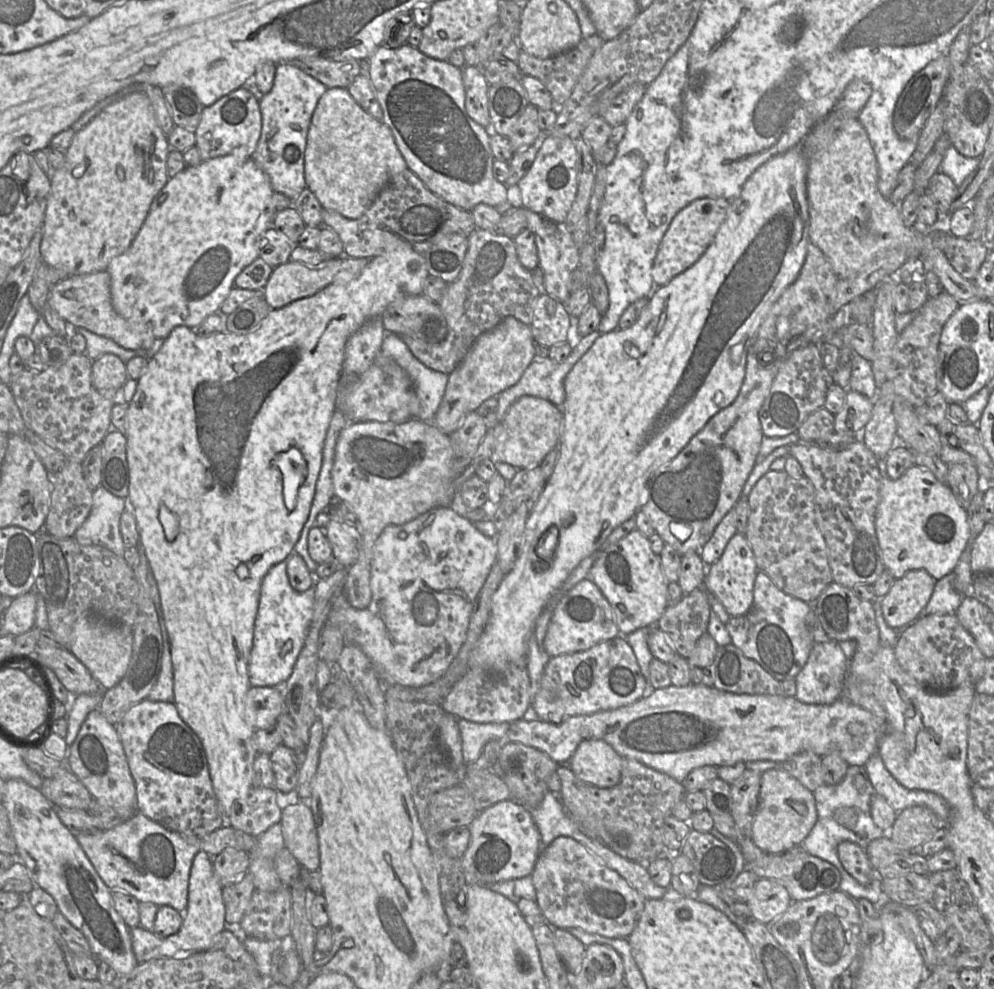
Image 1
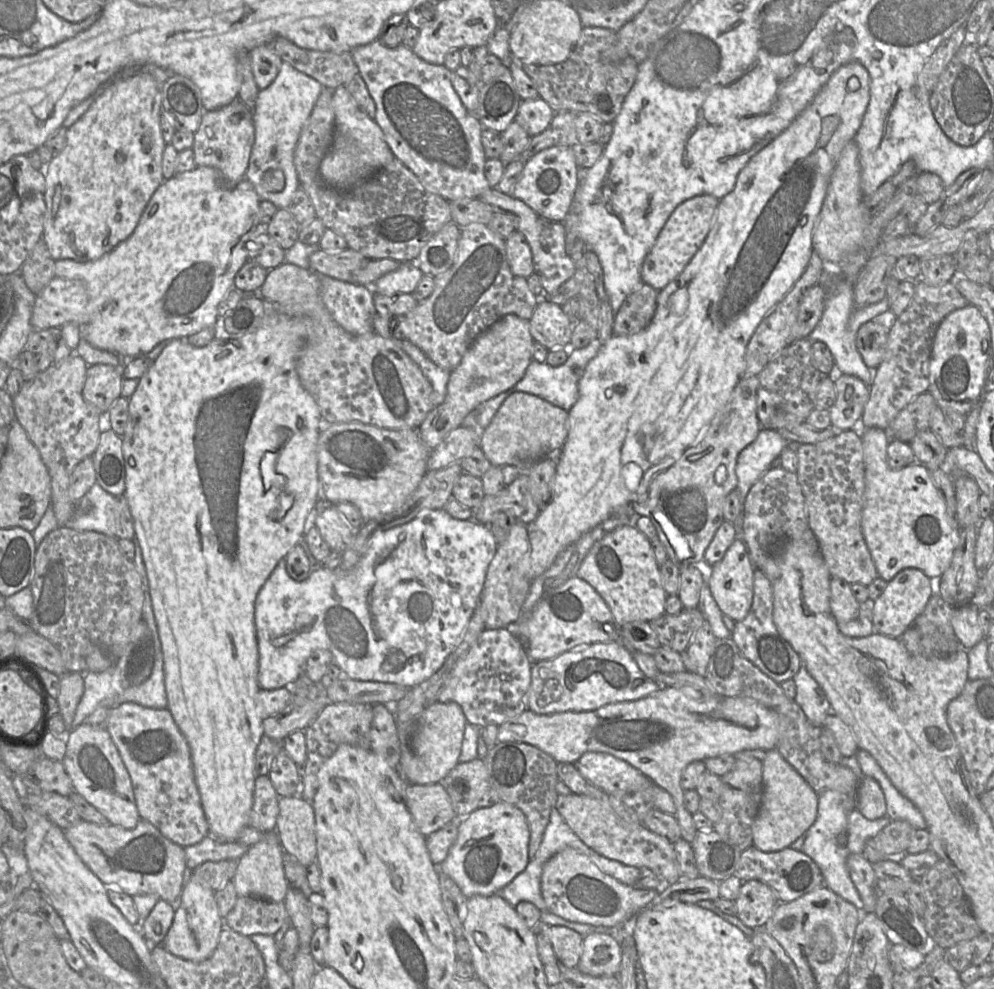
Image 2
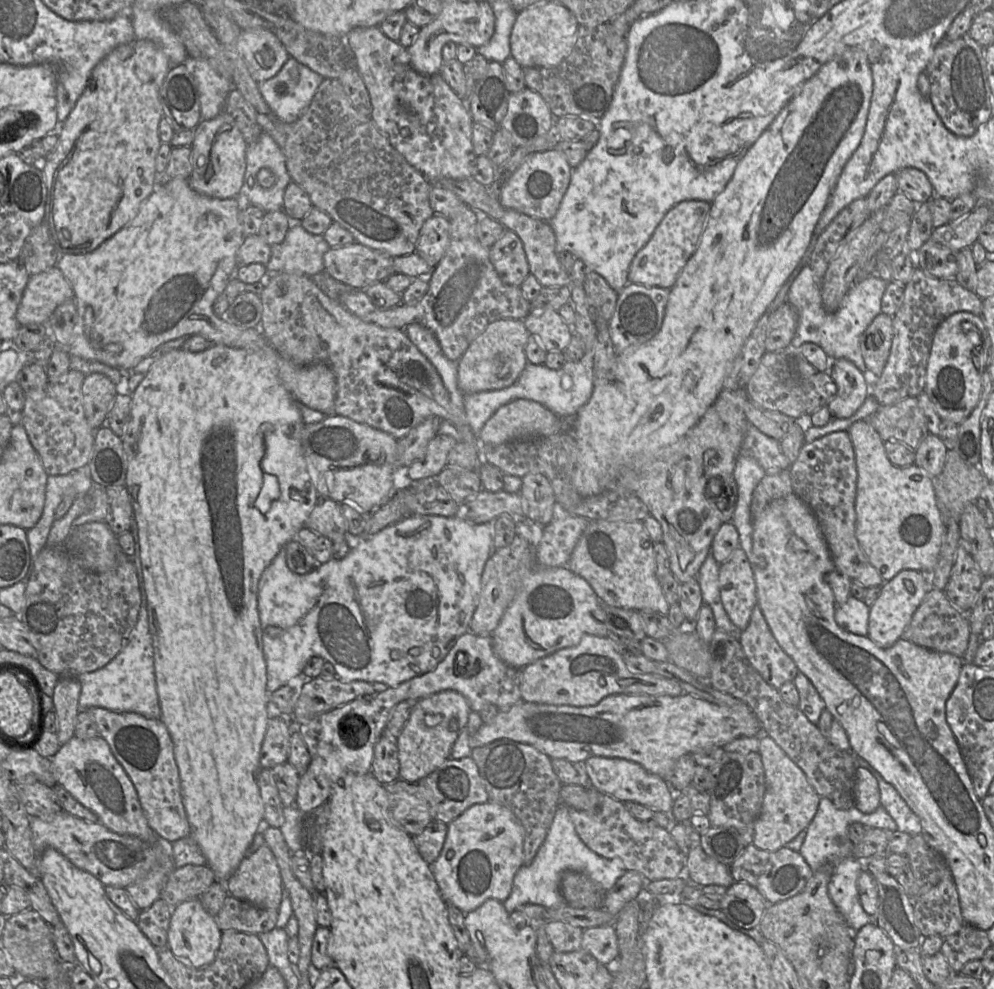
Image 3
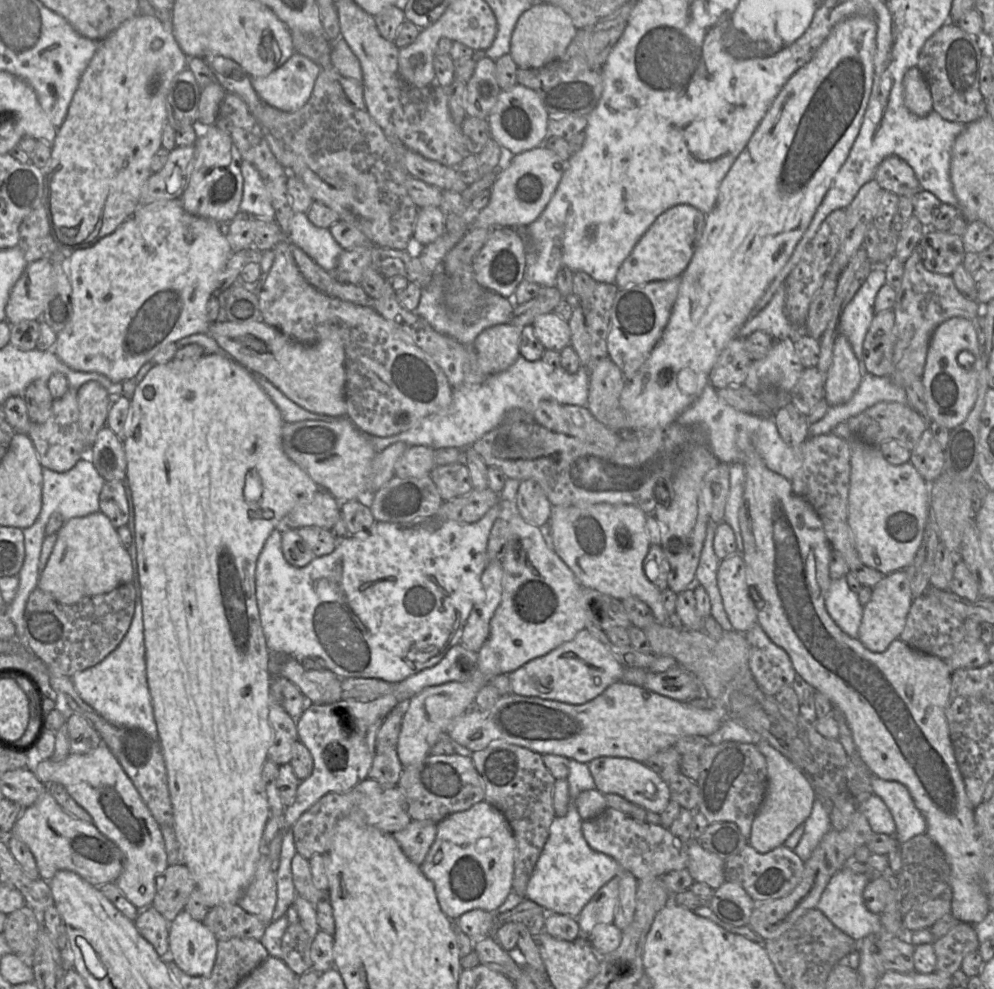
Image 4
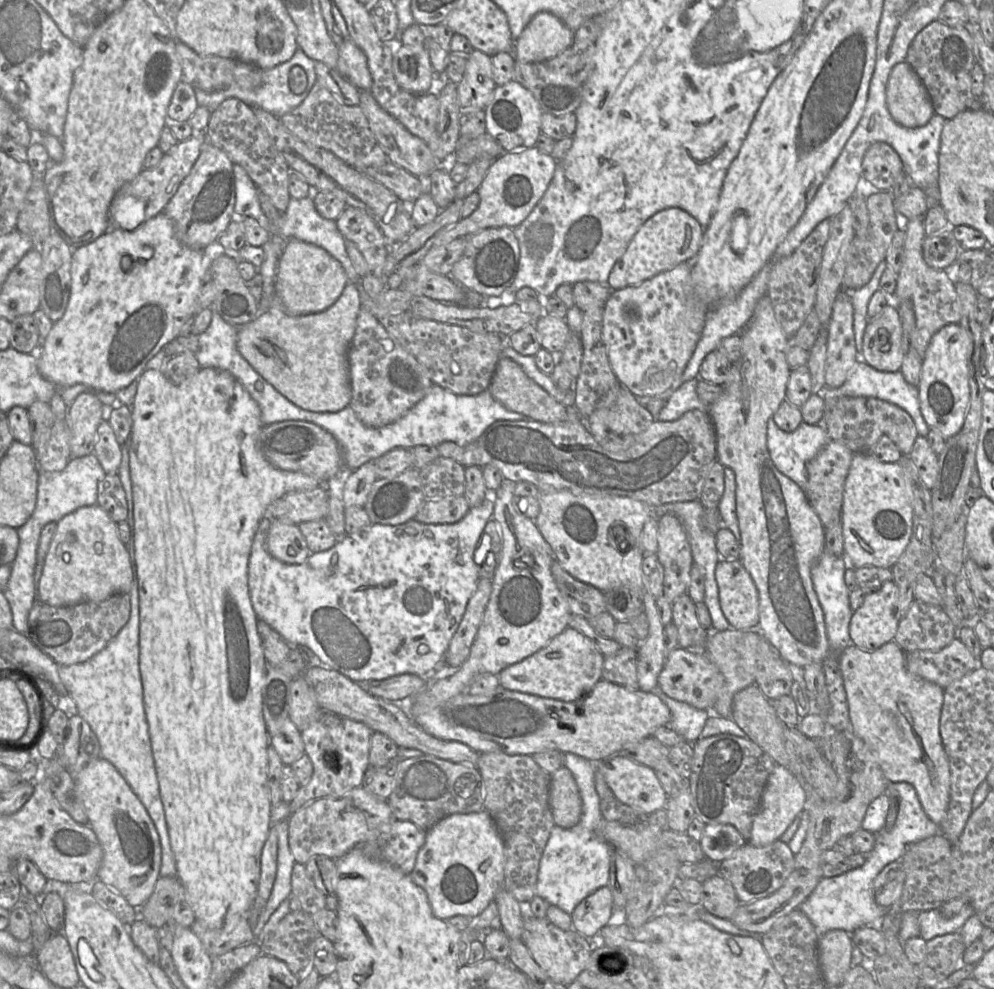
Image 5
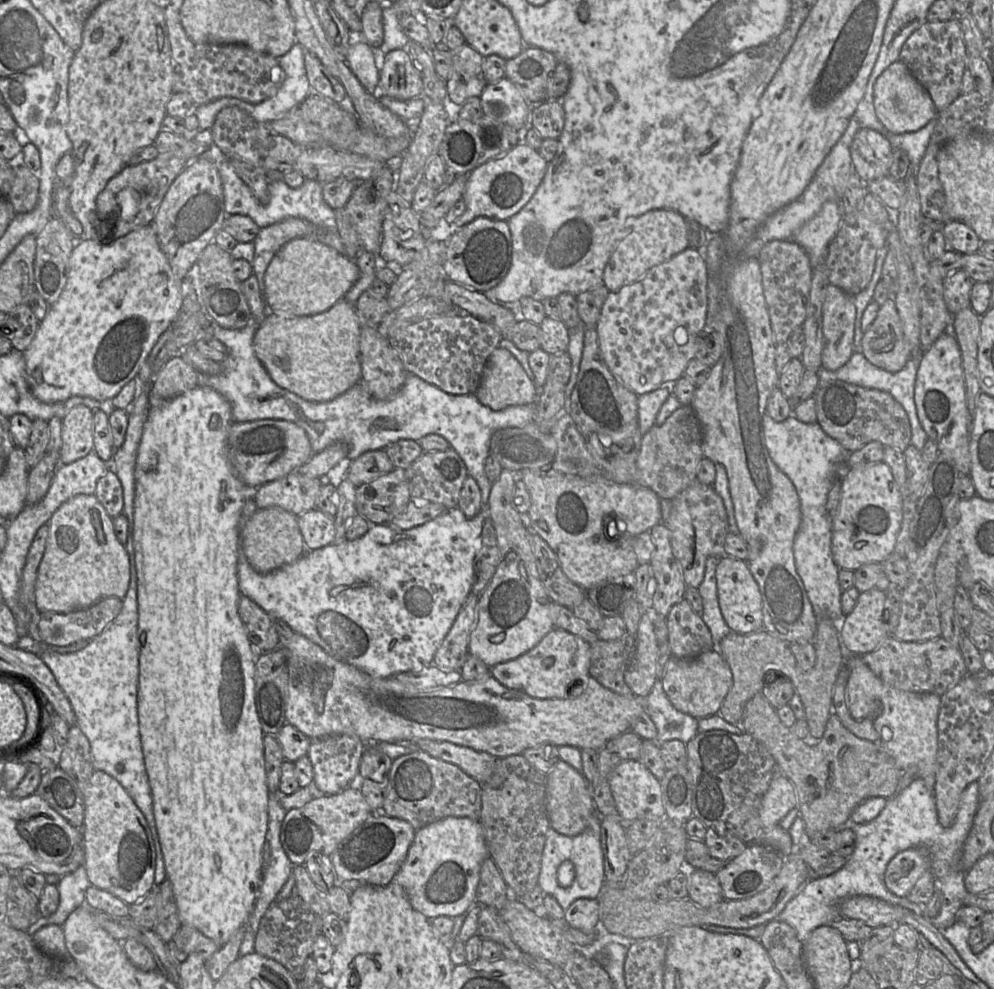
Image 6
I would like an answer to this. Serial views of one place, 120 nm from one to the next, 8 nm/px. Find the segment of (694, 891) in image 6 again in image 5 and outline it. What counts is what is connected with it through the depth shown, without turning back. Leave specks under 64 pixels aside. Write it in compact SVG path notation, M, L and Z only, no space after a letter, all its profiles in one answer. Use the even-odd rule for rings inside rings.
M718 874L707 878L702 884L701 904L713 915L731 919L740 904L731 882Z

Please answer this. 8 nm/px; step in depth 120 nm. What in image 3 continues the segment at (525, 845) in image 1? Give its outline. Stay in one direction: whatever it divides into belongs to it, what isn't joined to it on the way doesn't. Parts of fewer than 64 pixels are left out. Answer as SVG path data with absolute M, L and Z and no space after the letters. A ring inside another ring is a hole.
M488 801L475 804L448 824L447 835L439 857L430 864L441 895L447 904L452 904L467 914L476 910L485 901L495 899L504 902L510 895L516 873L524 865L524 829L507 807Z

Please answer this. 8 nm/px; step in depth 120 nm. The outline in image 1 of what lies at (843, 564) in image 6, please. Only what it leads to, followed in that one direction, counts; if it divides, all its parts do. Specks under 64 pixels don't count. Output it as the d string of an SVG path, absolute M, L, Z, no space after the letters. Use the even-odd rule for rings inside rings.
M913 465L896 480L883 475L879 503L875 514L875 530L885 569L896 579L911 570L926 570L936 581L950 574L970 541L967 512L957 502L952 490L923 467Z

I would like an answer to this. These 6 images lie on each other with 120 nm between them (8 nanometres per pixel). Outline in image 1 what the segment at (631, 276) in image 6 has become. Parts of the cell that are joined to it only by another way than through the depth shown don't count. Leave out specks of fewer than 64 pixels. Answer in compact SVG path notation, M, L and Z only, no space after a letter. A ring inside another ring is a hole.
M702 197L692 200L677 212L665 231L654 257L651 274L656 287L669 283L704 254L725 222L731 202L725 198Z

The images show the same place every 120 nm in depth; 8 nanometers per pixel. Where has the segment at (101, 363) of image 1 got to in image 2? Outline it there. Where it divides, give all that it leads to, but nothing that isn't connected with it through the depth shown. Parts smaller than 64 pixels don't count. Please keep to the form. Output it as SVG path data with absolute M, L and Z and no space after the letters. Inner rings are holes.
M111 365L88 366L83 398L98 412L105 413L121 397L123 380L123 376Z

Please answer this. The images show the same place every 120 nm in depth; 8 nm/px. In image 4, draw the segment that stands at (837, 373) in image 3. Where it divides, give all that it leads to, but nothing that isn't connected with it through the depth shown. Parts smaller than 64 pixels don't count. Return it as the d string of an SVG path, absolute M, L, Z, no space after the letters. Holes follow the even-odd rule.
M838 333L825 382L825 399L828 404L837 406L848 402L857 391L861 379L859 361L851 343L845 335Z

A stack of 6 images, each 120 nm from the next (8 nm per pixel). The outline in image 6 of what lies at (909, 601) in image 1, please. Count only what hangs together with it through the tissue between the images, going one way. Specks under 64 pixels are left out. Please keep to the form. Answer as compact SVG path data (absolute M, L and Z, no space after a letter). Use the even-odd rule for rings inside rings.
M861 592L853 610L846 615L839 632L840 641L850 655L861 656L875 650L890 634L883 621L886 592Z

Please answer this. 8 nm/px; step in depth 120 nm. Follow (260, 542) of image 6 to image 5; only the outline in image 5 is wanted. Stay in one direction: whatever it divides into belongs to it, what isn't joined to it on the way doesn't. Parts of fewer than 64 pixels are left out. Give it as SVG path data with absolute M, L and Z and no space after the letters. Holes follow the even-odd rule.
M280 522L271 523L267 536L267 550L275 559L291 565L300 565L310 556L299 527Z

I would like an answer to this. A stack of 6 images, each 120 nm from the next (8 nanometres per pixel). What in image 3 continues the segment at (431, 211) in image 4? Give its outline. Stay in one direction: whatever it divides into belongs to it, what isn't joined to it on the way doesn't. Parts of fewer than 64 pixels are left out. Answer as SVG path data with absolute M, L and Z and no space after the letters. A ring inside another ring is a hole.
M434 214L422 225L416 241L416 252L432 267L443 258L450 243L450 221Z

